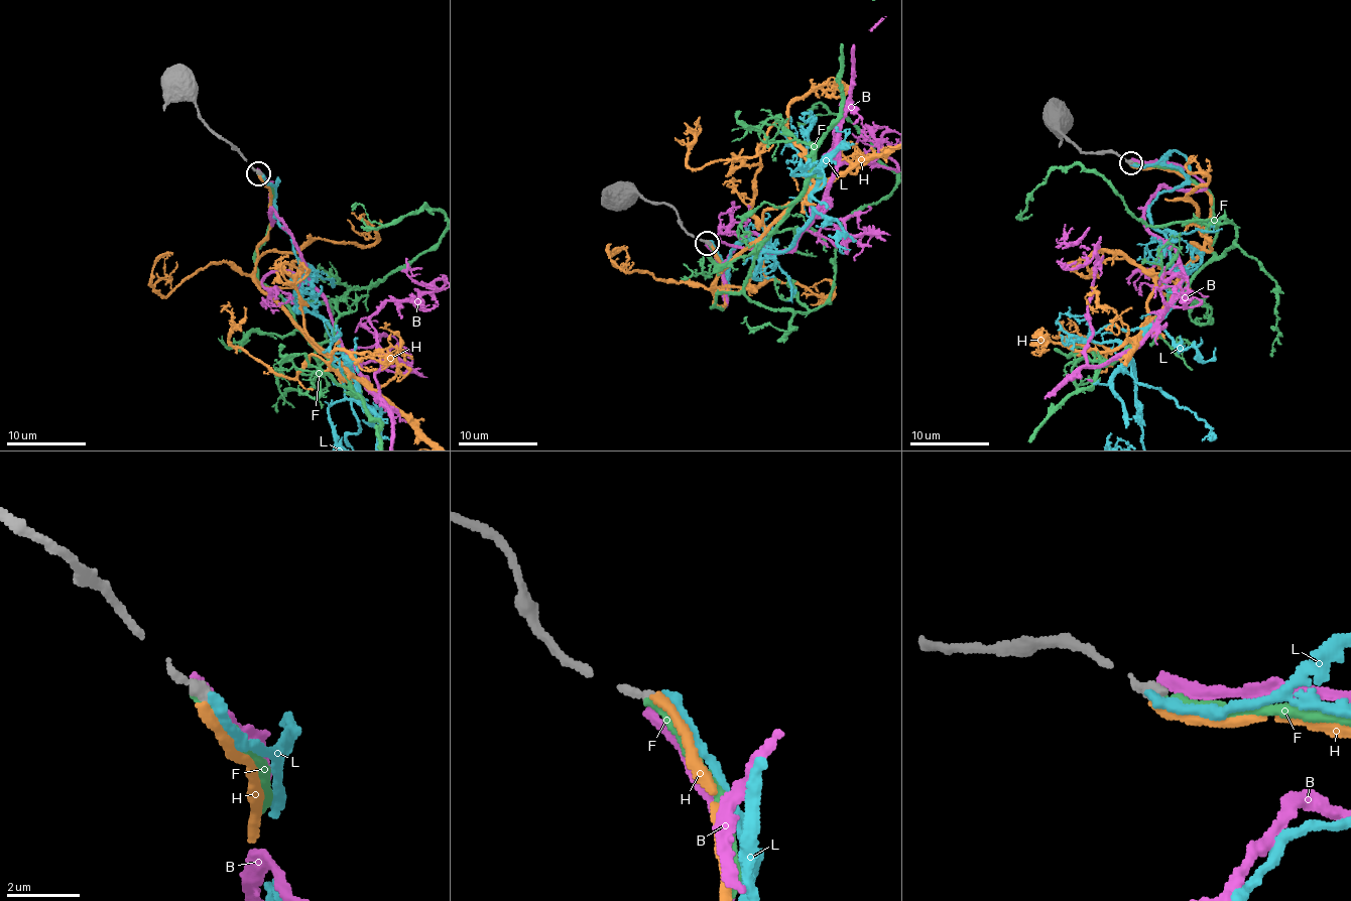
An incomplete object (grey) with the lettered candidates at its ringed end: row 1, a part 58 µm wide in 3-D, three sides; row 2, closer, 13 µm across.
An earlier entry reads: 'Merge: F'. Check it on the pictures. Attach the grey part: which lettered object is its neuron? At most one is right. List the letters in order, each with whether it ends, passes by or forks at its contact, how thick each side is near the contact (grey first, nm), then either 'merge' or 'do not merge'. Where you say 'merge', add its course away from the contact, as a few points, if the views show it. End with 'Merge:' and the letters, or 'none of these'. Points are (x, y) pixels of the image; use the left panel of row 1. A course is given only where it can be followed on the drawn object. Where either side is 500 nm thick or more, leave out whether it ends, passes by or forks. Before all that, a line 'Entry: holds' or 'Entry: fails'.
Entry: holds
B: it ends; calibres 380 and 320 nm; do not merge
F: it ends; calibres 360 and 280 nm; merge
H: it ends; calibres 360 and 280 nm; do not merge
L: it ends; calibres 360 and 280 nm; do not merge
Merge: F

